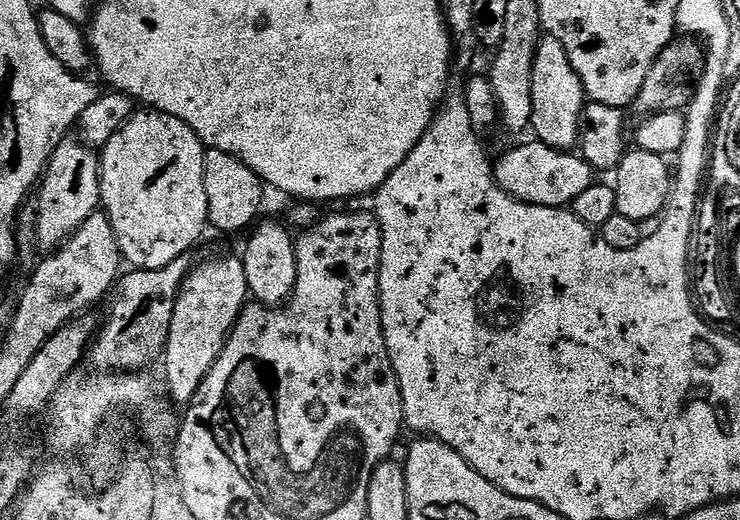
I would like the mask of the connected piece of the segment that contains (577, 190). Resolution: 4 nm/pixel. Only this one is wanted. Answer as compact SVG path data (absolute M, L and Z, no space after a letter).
M530 140L528 144L522 144L508 151L500 160L496 160L493 167L493 176L496 184L504 192L510 194L516 201L526 205L544 205L547 208L560 208L571 205L574 198L588 190L594 182L594 169L584 161L584 157L575 151L561 151L557 148L546 146L537 140Z

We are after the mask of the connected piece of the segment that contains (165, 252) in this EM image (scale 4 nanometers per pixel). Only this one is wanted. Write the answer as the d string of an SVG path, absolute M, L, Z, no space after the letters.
M140 111L116 131L99 153L100 202L110 226L114 226L123 263L136 270L162 270L170 266L174 258L189 255L193 251L191 248L199 242L204 228L209 227L204 181L206 149L186 122L165 112Z

